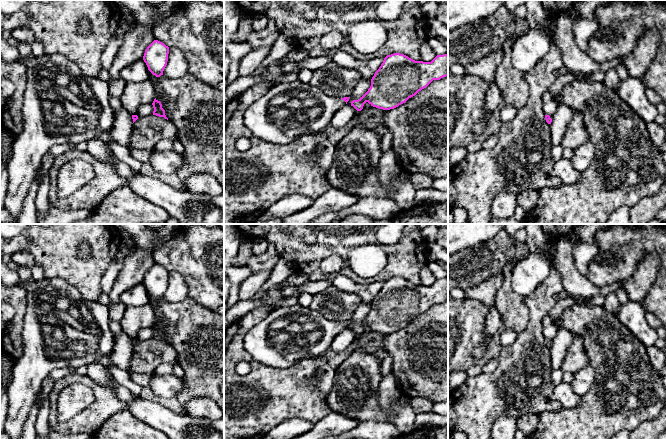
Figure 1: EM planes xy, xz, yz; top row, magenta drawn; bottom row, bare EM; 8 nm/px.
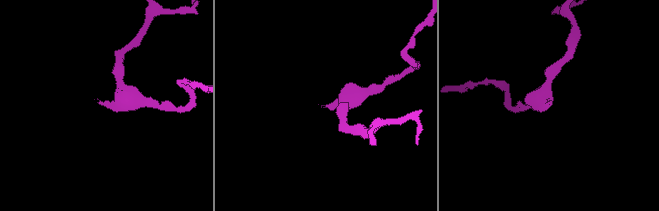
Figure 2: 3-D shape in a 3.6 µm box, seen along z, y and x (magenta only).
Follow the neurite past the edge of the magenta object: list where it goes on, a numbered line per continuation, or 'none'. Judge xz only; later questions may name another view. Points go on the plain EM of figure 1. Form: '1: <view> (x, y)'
1: xz (289, 334)

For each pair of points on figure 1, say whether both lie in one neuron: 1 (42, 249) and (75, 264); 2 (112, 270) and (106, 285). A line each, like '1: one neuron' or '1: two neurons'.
1: one neuron
2: one neuron

